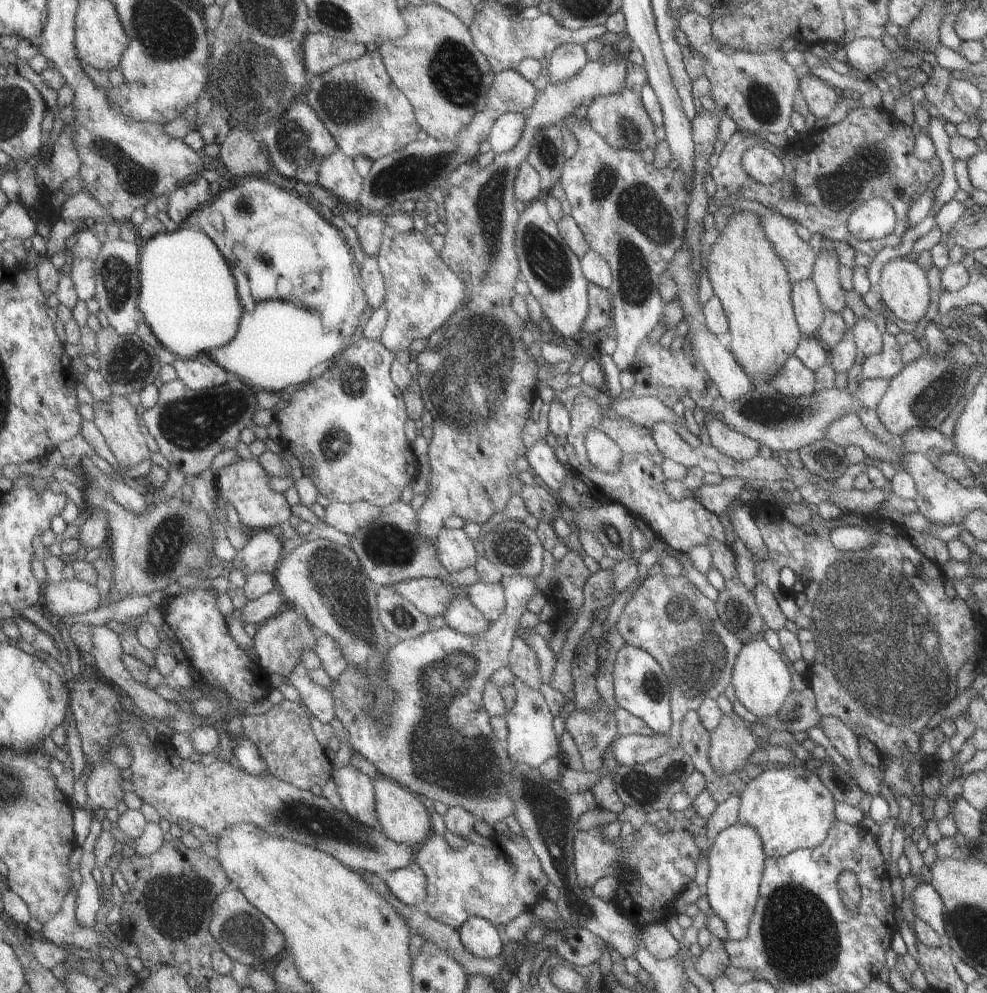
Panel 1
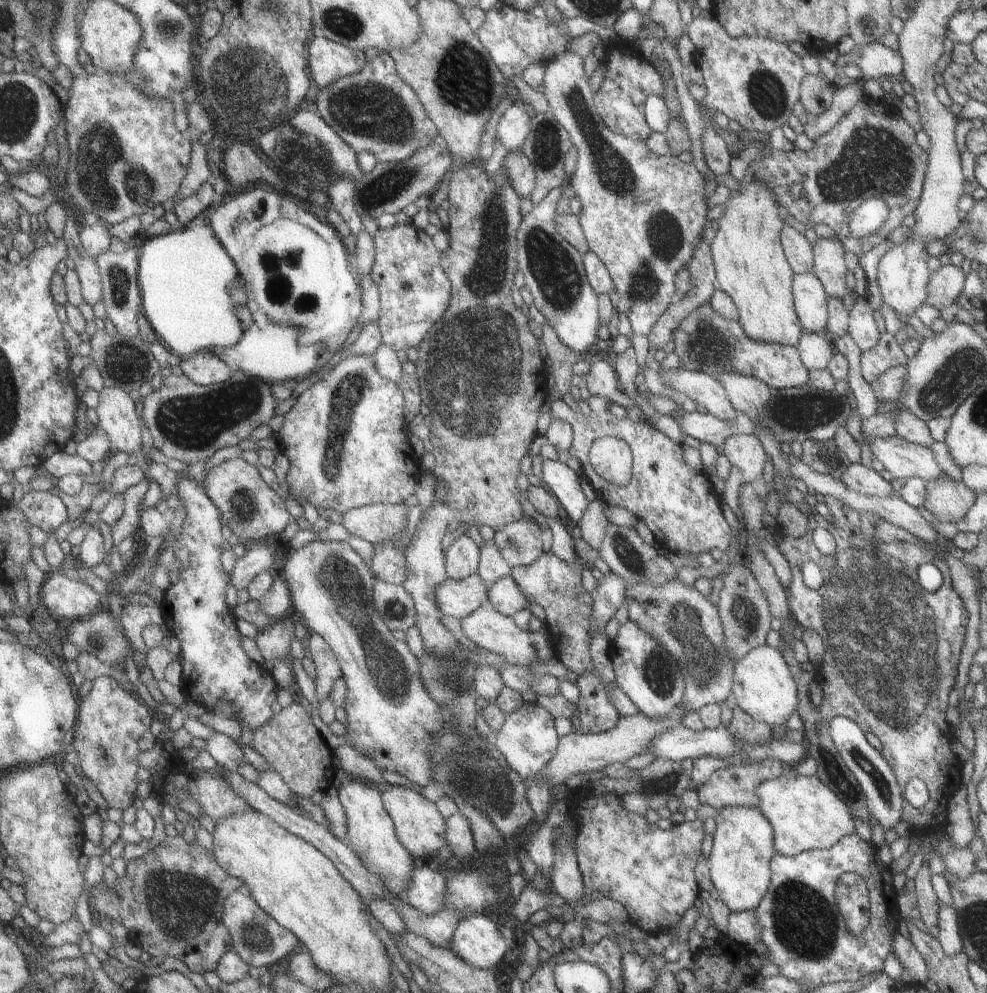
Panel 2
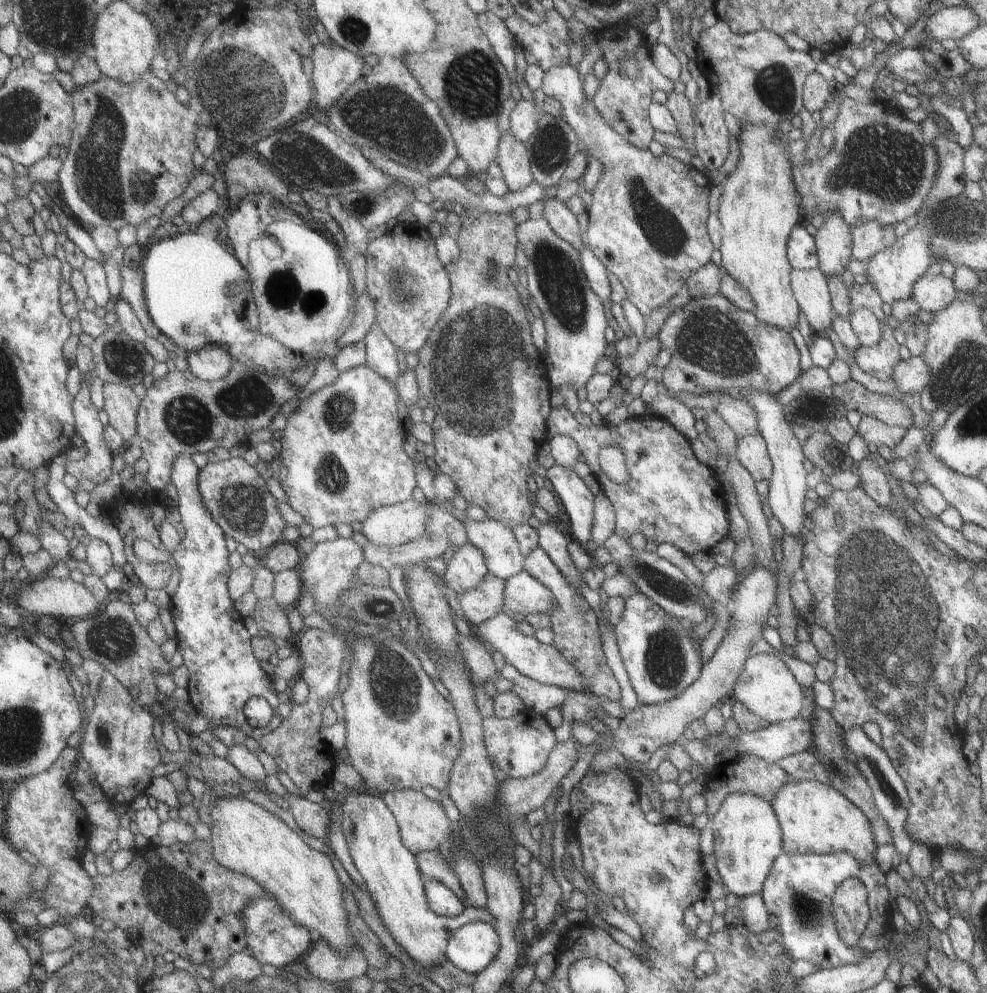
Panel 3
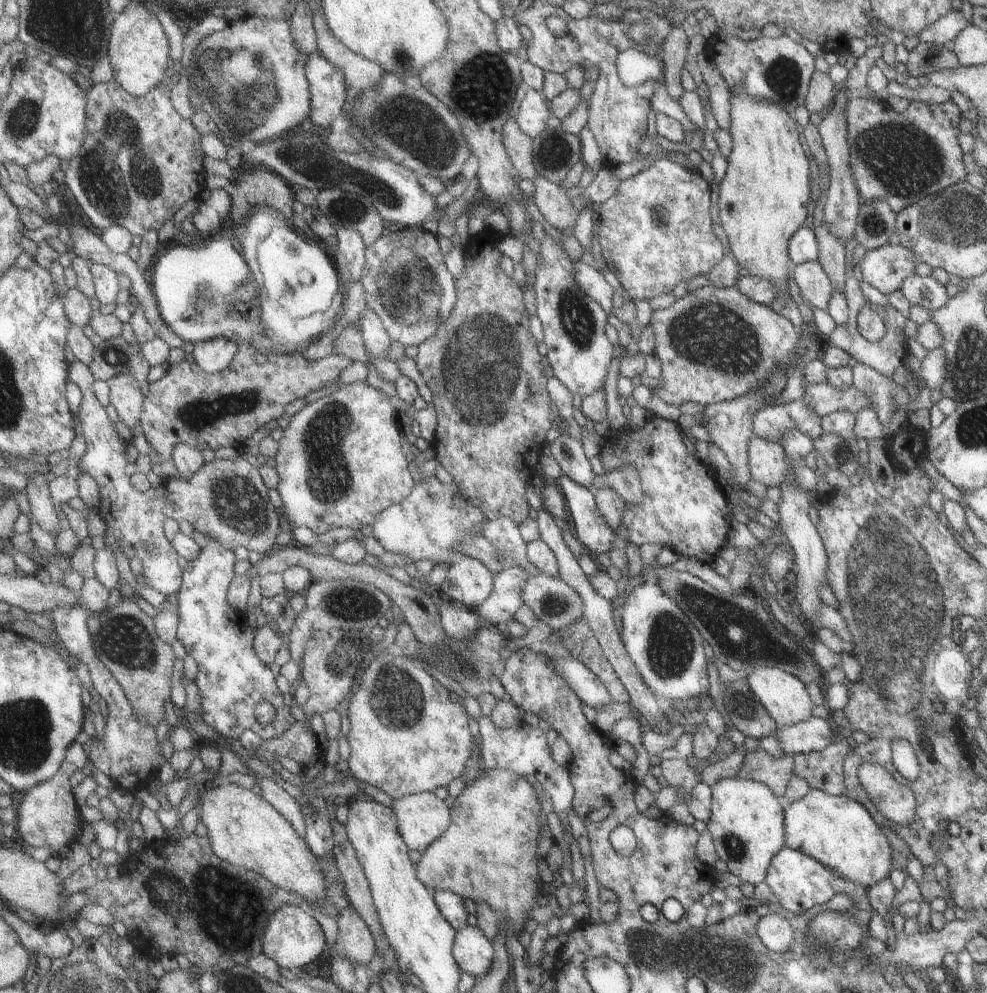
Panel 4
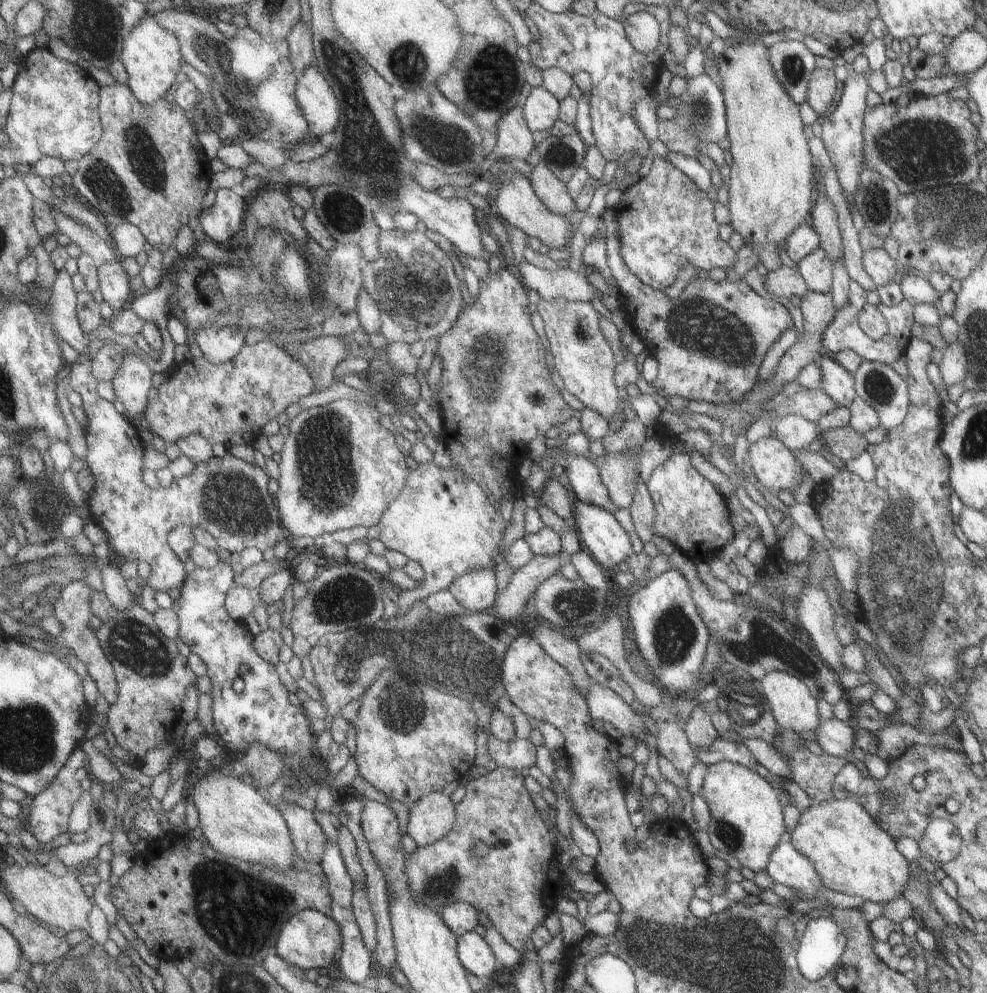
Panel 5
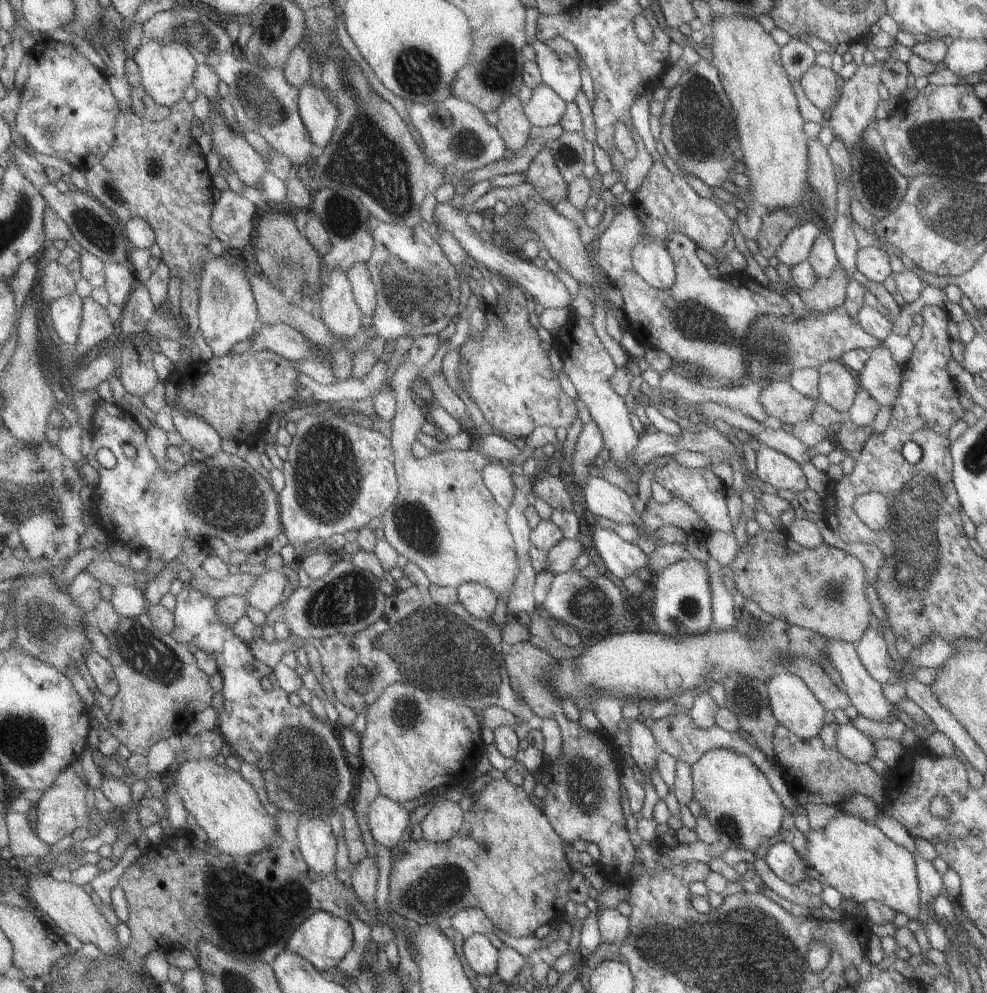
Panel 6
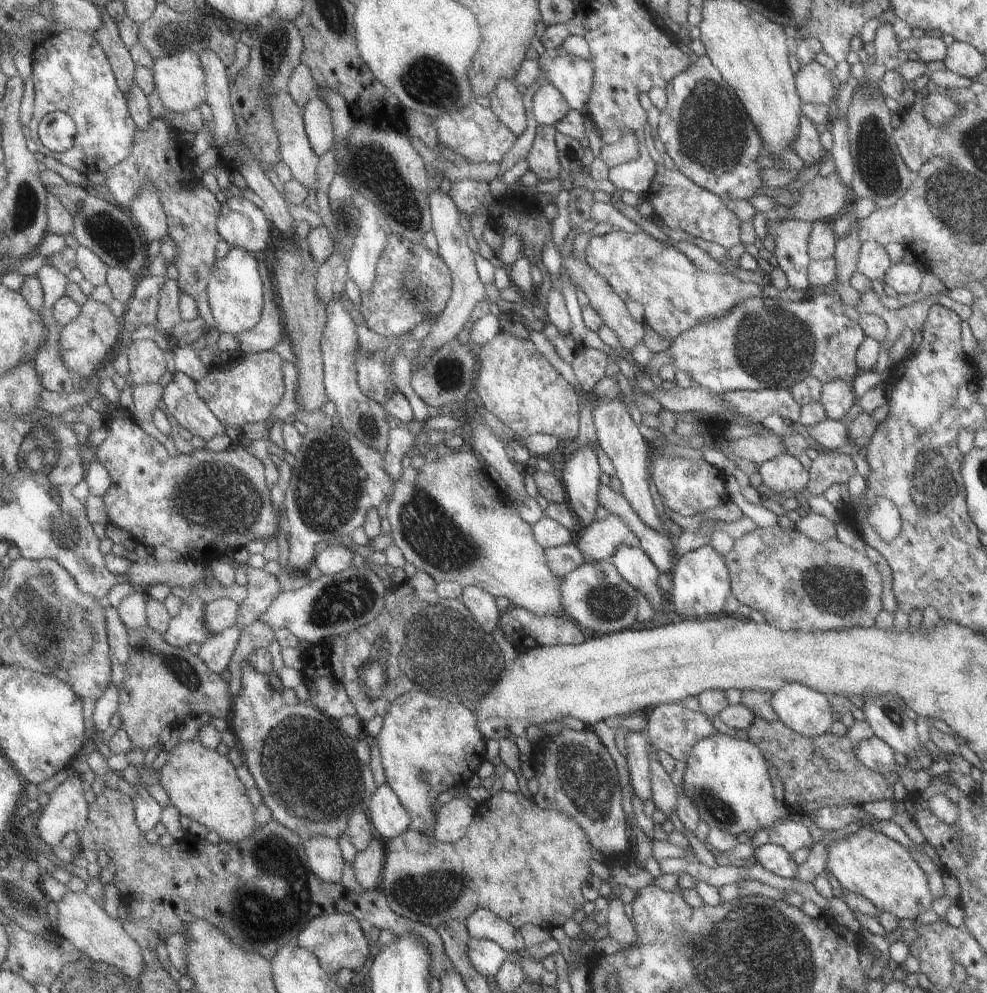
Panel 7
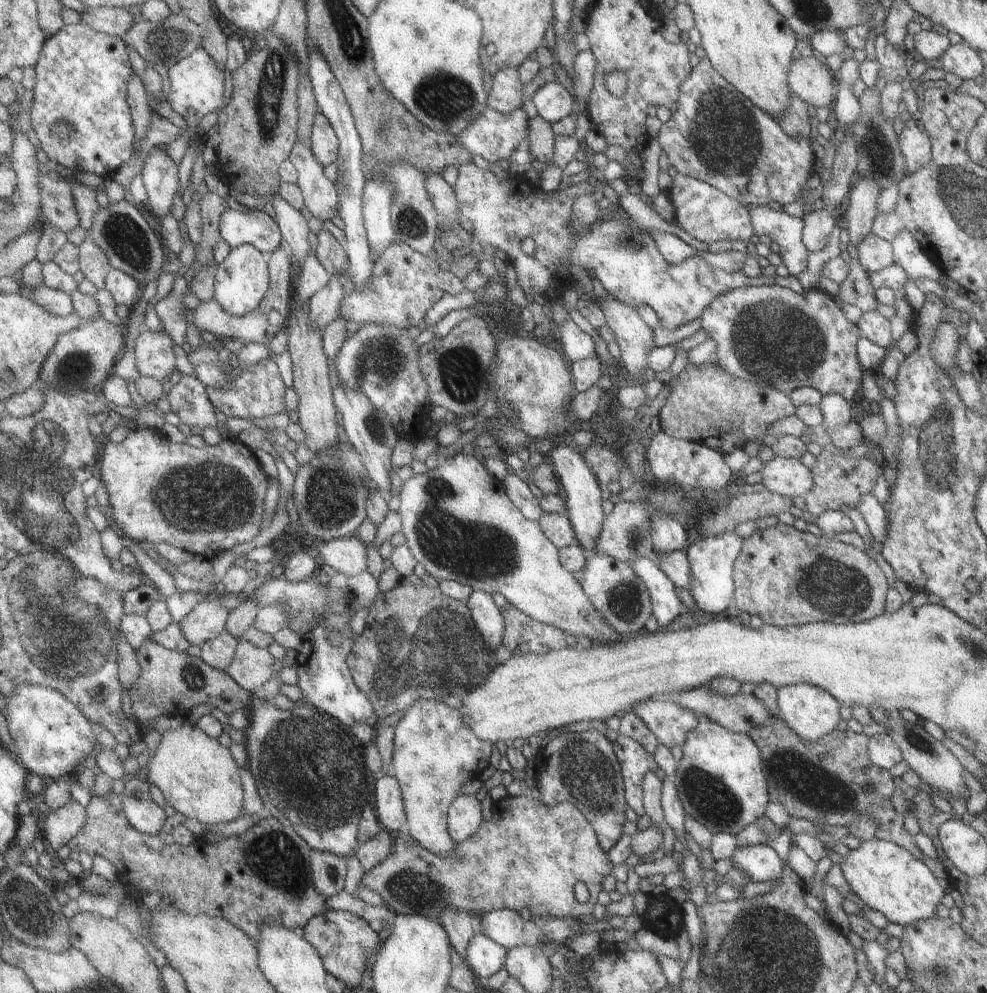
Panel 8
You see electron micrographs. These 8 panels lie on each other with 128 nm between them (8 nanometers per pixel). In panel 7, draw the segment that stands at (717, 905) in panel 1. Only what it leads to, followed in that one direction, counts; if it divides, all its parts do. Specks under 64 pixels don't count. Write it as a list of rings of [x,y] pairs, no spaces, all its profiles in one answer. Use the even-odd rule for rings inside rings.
[[[711,733],[690,748],[680,783],[682,793],[693,801],[698,817],[708,827],[732,834],[757,831],[781,818],[784,812],[789,814],[783,802],[775,804],[766,765],[761,751],[751,741]]]

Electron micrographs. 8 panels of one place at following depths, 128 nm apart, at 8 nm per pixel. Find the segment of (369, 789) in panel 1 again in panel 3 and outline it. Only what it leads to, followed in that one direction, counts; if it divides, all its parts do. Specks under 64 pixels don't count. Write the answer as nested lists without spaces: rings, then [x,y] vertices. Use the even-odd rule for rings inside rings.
[[[351,789],[341,798],[343,801],[343,830],[347,834],[351,857],[355,867],[363,876],[365,884],[367,884],[367,890],[369,890],[371,898],[374,899],[379,915],[383,918],[383,922],[387,924],[387,928],[393,932],[393,938],[405,948],[409,956],[417,962],[417,966],[423,968],[423,970],[429,970],[429,968],[438,966],[441,962],[446,962],[448,960],[446,949],[455,930],[471,922],[471,918],[479,918],[479,920],[489,922],[491,914],[486,912],[485,909],[470,906],[467,906],[467,910],[457,917],[443,917],[435,914],[431,910],[430,903],[427,902],[424,878],[421,875],[421,870],[419,870],[416,855],[410,852],[406,848],[406,844],[403,843],[398,820],[395,819],[382,796],[379,797],[376,794],[373,796],[369,793],[359,794],[357,790]]]

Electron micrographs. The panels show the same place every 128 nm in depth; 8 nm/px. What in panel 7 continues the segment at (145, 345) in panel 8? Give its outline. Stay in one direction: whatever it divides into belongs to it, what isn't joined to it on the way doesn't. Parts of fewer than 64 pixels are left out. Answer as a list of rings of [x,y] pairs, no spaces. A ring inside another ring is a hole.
[[[151,339],[135,340],[128,347],[129,375],[135,385],[157,383],[167,372],[165,352]]]

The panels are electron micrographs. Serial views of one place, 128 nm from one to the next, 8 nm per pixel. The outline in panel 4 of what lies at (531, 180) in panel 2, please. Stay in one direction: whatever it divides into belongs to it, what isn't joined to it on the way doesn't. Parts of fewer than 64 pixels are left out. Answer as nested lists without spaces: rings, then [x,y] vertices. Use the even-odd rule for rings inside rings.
[[[511,118],[503,126],[502,146],[515,170],[515,180],[533,180],[536,176],[533,164],[533,140],[523,134]]]

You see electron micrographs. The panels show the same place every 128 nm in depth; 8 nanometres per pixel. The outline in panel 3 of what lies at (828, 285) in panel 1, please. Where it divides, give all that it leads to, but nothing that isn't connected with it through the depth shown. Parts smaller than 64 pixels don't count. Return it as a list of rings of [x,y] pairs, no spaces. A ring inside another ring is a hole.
[[[826,213],[824,222],[813,236],[815,254],[817,256],[817,270],[825,278],[839,276],[842,278],[850,259],[852,240],[849,226],[841,222],[835,213]]]

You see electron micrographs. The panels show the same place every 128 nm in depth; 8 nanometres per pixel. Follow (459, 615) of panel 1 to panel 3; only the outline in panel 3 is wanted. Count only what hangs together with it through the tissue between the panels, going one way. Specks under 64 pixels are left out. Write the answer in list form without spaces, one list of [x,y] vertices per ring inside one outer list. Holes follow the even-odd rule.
[[[497,612],[477,624],[470,625],[471,633],[487,650],[499,652],[506,664],[512,666],[521,676],[533,679],[538,683],[552,685],[558,688],[569,688],[575,692],[587,691],[587,684],[579,672],[563,659],[552,644],[541,644],[534,636],[526,636],[517,630],[517,622],[510,615]]]

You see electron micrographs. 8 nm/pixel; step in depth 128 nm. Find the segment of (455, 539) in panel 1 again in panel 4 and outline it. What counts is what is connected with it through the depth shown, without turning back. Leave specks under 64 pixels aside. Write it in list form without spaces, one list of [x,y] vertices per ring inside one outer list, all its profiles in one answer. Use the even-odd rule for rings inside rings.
[[[463,555],[449,566],[439,592],[472,608],[492,589],[493,574],[479,560]]]

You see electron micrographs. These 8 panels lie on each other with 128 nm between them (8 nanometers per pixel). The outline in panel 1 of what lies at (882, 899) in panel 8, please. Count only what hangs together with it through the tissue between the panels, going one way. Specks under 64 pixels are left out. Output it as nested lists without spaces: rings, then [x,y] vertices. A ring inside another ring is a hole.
[[[797,762],[763,770],[745,784],[738,799],[735,824],[755,830],[765,857],[784,856],[796,849],[818,846],[836,820],[833,816],[834,797],[811,767],[803,768]]]

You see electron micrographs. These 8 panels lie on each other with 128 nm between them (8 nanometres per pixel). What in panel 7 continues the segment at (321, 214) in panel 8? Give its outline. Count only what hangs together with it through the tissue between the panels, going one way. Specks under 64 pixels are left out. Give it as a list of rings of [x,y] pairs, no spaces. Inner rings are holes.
[[[279,91],[278,99],[275,100],[275,93],[274,98],[272,99],[272,106],[270,109],[274,112],[274,123],[276,126],[276,129],[278,130],[278,139],[280,140],[280,150],[282,151],[282,160],[285,161],[289,168],[291,168],[292,173],[294,174],[294,177],[299,180],[299,182],[302,182],[308,189],[313,188],[315,191],[317,188],[319,188],[319,180],[317,180],[317,166],[319,166],[319,156],[317,156],[317,153],[314,151],[314,148],[311,146],[310,136],[307,134],[306,131],[306,122],[304,121],[304,114],[302,113],[301,107],[295,102],[295,99],[290,95],[287,91]]]

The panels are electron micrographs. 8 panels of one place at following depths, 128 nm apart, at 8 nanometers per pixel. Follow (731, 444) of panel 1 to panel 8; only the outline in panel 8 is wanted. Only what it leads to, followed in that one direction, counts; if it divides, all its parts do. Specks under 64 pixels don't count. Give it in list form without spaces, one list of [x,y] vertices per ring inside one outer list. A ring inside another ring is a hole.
[[[773,457],[757,473],[761,474],[760,483],[769,492],[796,500],[812,485],[811,471],[799,460],[792,458]]]

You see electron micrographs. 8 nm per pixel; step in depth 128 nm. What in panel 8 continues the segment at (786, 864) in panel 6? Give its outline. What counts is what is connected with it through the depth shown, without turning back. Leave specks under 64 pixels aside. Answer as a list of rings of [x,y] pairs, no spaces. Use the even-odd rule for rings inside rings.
[[[769,845],[735,847],[729,857],[732,868],[738,868],[753,882],[777,880],[785,864]]]

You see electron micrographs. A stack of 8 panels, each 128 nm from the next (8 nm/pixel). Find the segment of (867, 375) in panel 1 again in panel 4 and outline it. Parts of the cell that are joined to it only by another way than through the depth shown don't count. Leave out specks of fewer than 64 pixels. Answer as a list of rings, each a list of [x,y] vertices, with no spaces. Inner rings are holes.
[[[847,277],[844,281],[843,288],[843,298],[845,298],[846,306],[849,306],[849,316],[847,316],[847,320],[845,320],[845,324],[841,324],[841,326],[835,326],[831,332],[829,332],[829,336],[825,339],[828,344],[831,346],[835,346],[840,350],[843,350],[845,354],[857,361],[858,364],[863,364],[863,366],[867,366],[869,370],[877,372],[877,374],[881,374],[881,376],[887,376],[889,378],[893,373],[894,369],[903,364],[904,357],[907,354],[906,348],[906,336],[903,332],[903,326],[905,324],[906,318],[899,315],[890,305],[884,305],[885,311],[885,320],[884,323],[884,334],[881,336],[880,340],[875,342],[867,342],[857,334],[857,328],[855,324],[855,314],[857,314],[857,310],[861,310],[859,306],[863,306],[861,302],[859,304],[853,304],[853,302],[857,302],[855,298],[863,298],[861,290],[859,288],[859,283],[854,277]]]

